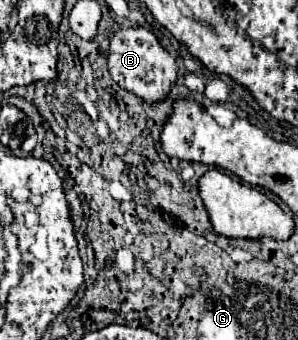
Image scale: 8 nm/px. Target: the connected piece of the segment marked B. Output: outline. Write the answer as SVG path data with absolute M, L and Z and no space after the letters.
M128 27L120 29L110 41L110 55L108 55L108 69L112 79L126 91L132 91L142 101L154 105L168 97L170 89L178 77L178 63L176 59L164 51L158 39L144 27Z

